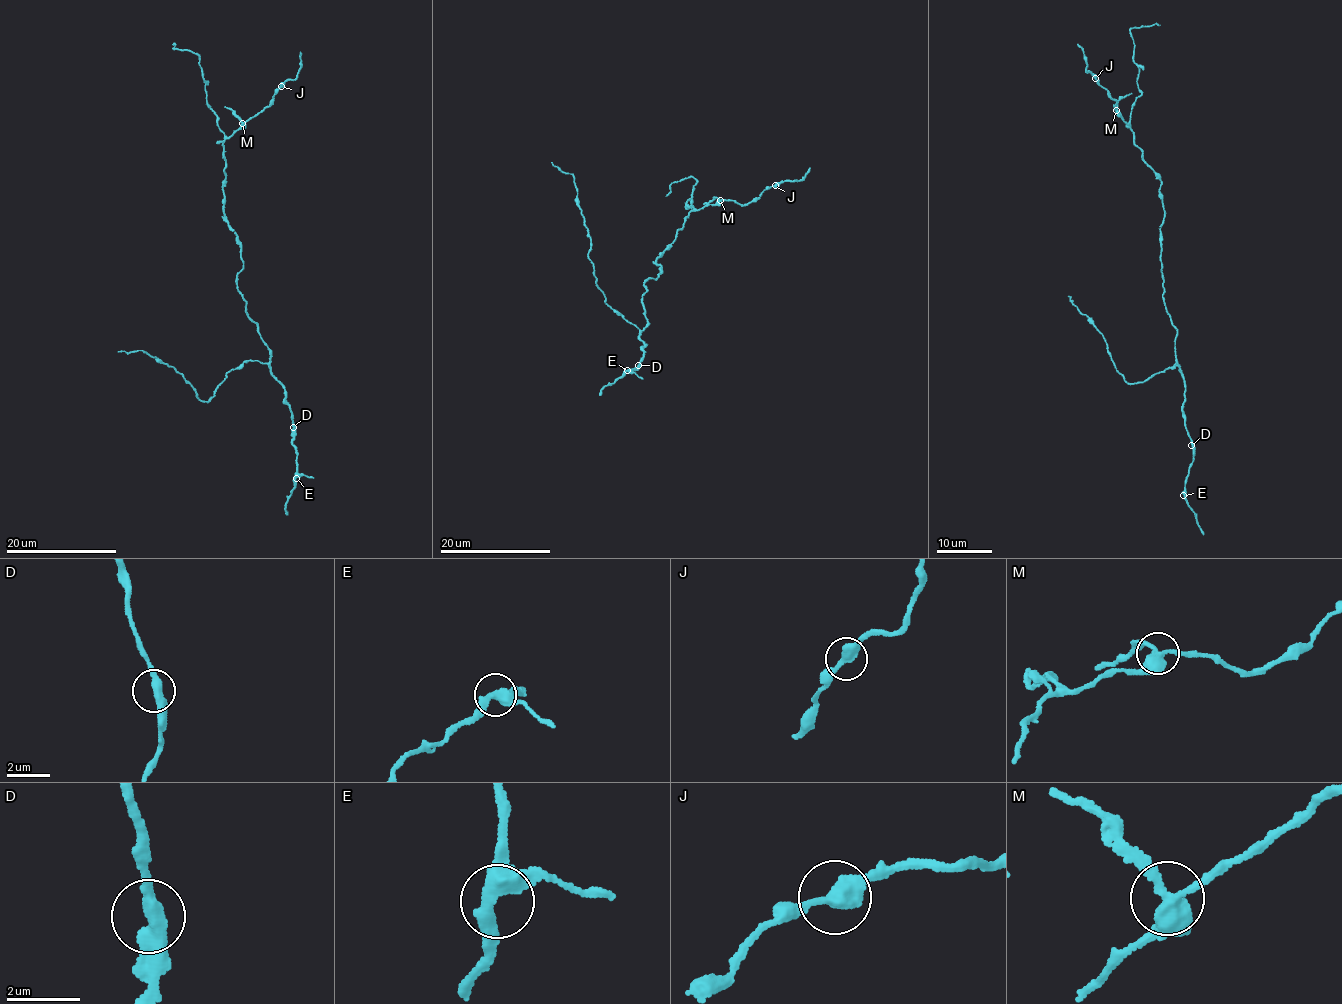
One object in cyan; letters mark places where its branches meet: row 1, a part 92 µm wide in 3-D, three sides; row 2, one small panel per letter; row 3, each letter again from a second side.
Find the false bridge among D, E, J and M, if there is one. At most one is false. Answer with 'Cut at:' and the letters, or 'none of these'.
Cut at: M

